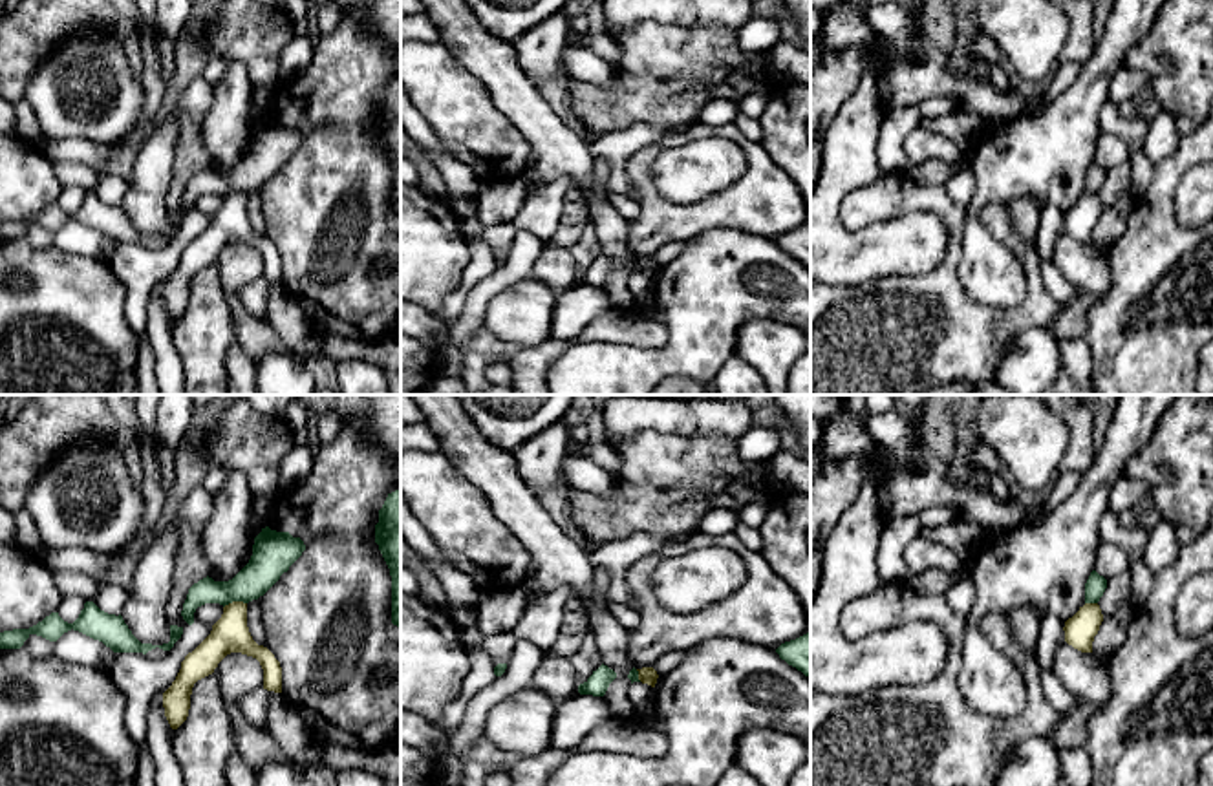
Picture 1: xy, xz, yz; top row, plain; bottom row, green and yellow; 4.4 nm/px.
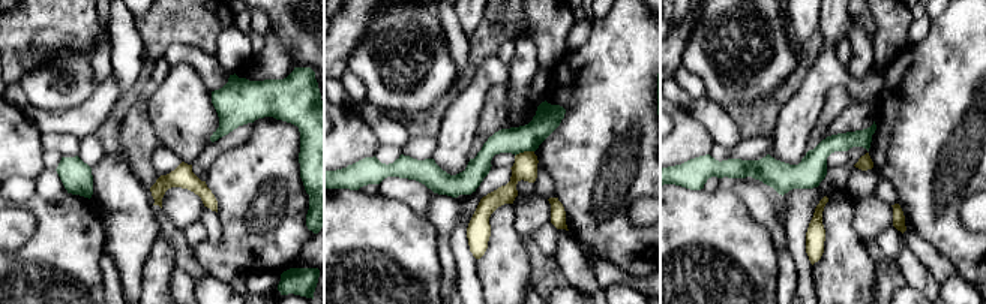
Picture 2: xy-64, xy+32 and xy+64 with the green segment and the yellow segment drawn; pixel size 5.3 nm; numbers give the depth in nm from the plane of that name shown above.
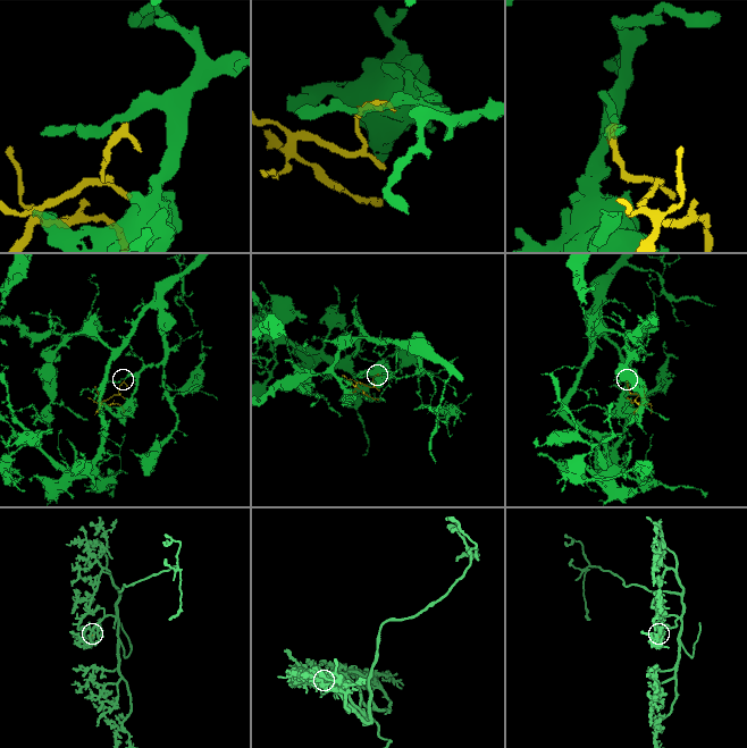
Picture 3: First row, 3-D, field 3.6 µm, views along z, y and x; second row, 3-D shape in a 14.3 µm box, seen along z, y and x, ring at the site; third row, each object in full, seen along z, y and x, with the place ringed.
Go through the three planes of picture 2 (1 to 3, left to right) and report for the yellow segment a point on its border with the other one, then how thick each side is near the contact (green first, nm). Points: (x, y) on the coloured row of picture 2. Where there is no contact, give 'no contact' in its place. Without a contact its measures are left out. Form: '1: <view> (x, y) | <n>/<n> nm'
1: no contact
2: xy+32 (524, 150) | 140/130 nm
3: no contact

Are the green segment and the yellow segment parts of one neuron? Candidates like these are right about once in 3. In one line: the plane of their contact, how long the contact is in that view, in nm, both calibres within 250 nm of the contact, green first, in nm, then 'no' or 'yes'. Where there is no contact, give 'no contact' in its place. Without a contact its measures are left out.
xy | 110 nm | 180/160 nm | no

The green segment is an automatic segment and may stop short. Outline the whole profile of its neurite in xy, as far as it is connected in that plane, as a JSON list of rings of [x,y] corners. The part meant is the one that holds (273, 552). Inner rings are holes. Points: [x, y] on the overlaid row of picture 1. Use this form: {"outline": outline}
{"outline": [[[269,526],[254,537],[249,563],[229,581],[203,578],[188,589],[181,616],[192,625],[194,612],[205,603],[229,605],[249,603],[263,596],[284,572],[302,556],[306,545],[289,532],[276,532]]]}

